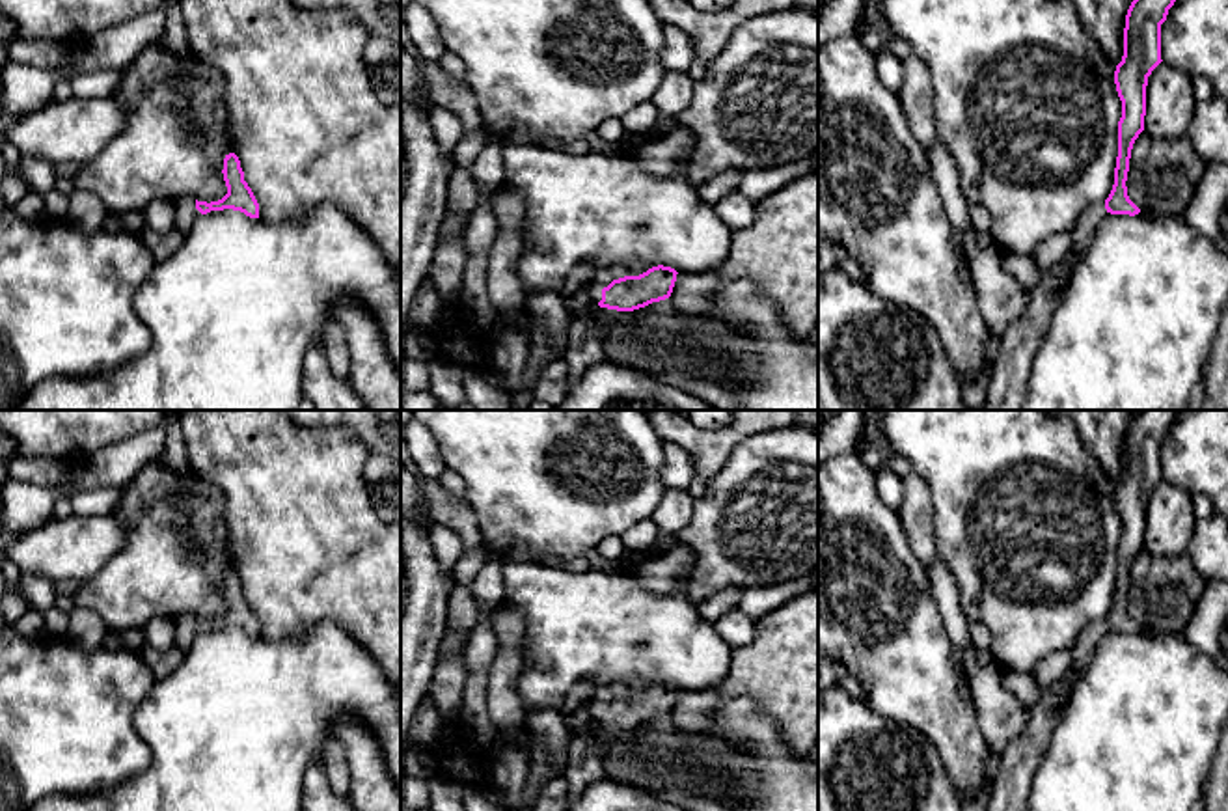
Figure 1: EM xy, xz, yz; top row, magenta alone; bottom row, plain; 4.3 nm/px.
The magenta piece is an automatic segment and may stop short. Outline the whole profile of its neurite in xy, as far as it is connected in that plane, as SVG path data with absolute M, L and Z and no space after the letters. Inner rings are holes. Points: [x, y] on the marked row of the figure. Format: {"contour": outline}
{"contour": "M235 153L225 155L222 173L227 186L227 194L222 199L211 203L192 198L175 199L175 229L179 233L188 235L196 218L211 211L233 209L250 218L259 218L259 203L244 181L244 172Z"}

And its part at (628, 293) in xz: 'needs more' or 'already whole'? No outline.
needs more

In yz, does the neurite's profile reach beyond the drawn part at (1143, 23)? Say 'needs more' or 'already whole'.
needs more

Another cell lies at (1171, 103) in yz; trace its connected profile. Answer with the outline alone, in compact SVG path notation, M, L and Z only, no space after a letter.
M1161 62L1148 76L1146 134L1163 140L1187 134L1196 104L1193 76Z

